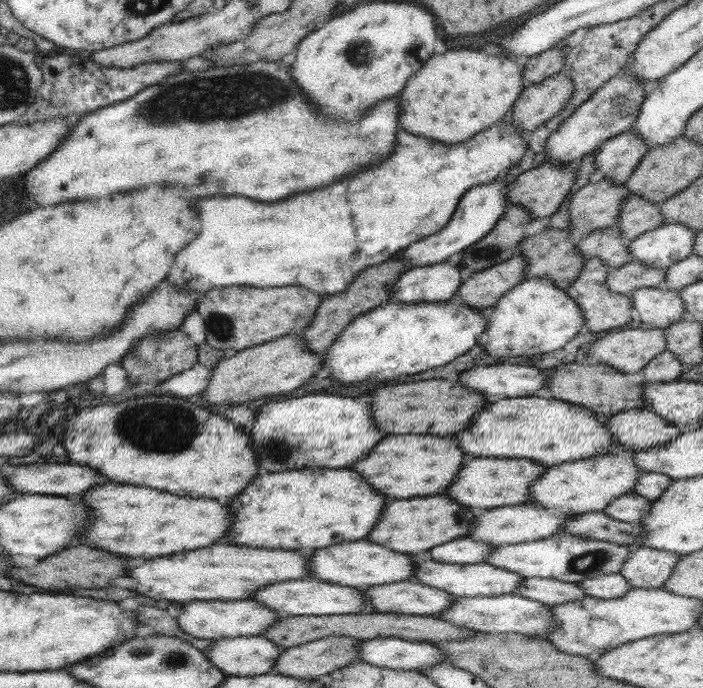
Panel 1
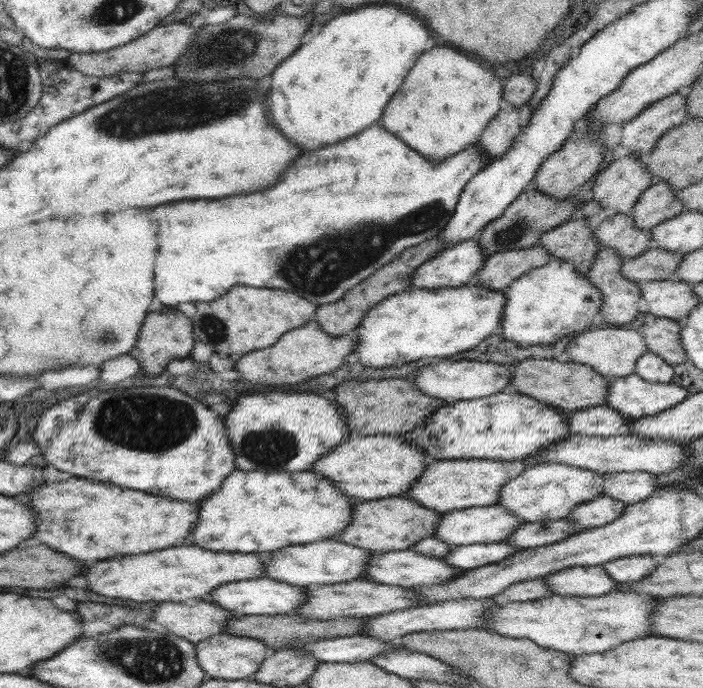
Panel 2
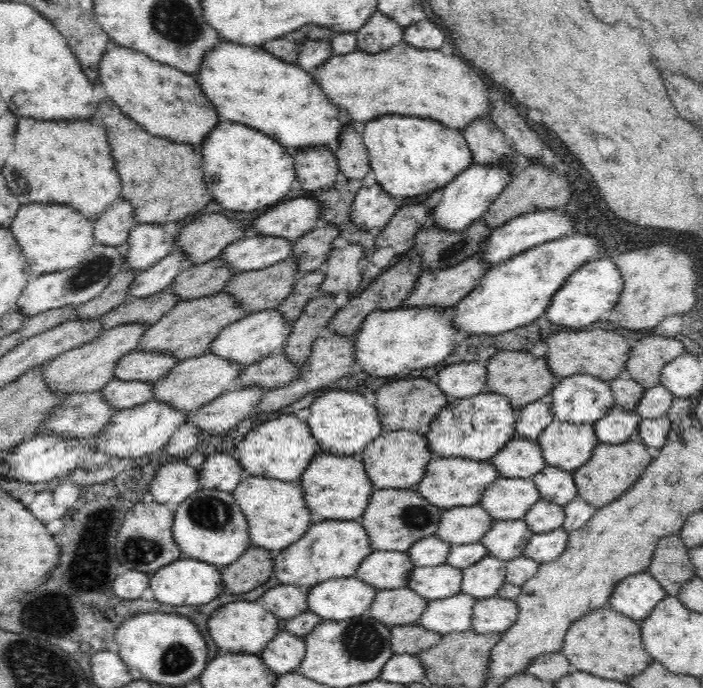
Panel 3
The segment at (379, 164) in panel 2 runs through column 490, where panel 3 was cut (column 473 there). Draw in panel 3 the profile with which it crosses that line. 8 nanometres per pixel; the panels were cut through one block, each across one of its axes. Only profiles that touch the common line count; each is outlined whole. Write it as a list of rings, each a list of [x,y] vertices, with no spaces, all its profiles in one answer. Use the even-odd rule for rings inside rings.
[[[399,114],[376,117],[376,120],[364,126],[362,136],[377,183],[399,200],[444,188],[462,170],[474,163],[461,131],[434,119]]]

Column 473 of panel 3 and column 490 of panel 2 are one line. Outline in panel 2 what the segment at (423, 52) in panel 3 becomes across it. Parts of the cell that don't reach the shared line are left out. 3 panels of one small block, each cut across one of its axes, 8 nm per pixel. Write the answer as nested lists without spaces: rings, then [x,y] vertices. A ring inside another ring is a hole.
[[[432,48],[408,72],[381,116],[383,127],[430,161],[440,161],[476,145],[486,124],[502,109],[503,85],[492,70],[450,48]]]

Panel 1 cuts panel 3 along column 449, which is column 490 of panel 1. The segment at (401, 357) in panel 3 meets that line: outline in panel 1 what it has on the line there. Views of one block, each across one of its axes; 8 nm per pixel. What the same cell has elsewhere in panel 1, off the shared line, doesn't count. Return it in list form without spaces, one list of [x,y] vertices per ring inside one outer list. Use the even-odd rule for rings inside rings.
[[[524,278],[492,307],[481,312],[486,320],[485,335],[481,340],[484,352],[492,358],[518,358],[564,348],[585,326],[584,318],[564,290],[556,288],[548,278]]]

